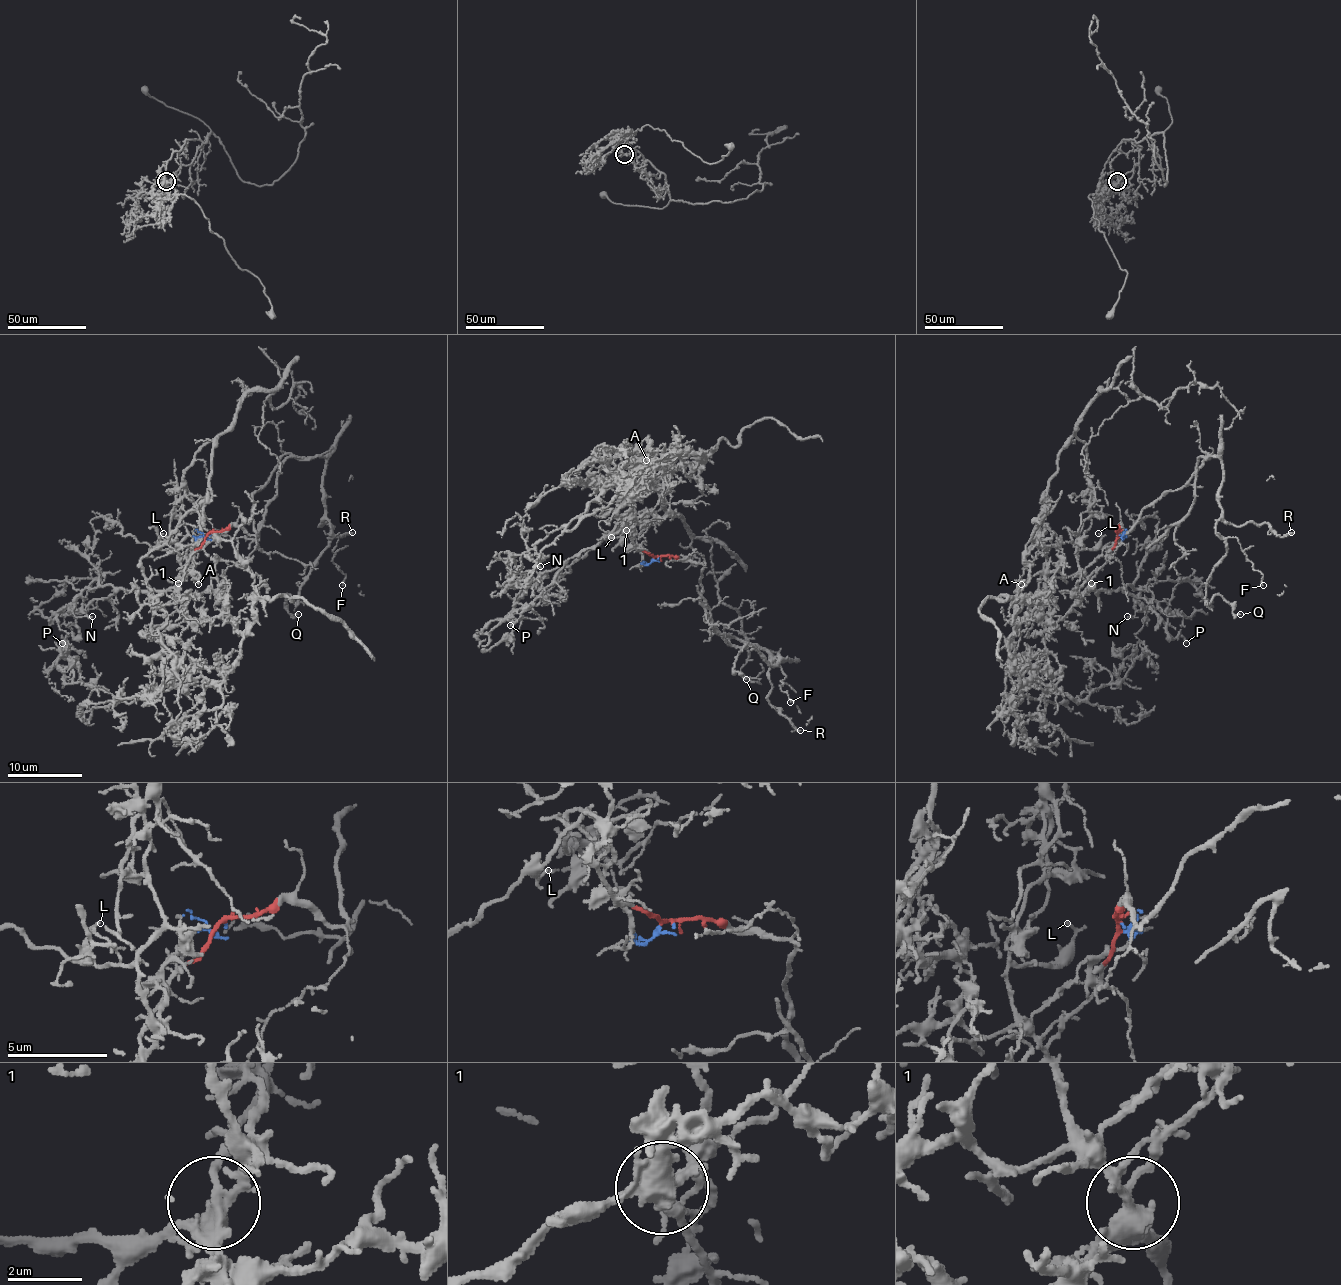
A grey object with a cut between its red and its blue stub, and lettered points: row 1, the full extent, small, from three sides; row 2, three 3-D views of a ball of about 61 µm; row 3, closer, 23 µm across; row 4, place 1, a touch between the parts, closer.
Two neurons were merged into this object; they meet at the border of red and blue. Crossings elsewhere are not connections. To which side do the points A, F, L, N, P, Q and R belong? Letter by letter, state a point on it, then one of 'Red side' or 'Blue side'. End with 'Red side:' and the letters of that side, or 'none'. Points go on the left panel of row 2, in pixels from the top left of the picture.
A: Place: (198, 584). Blue side
F: Place: (342, 585). Red side
L: Place: (163, 533). Blue side
N: Place: (92, 616). Blue side
P: Place: (62, 643). Blue side
Q: Place: (298, 614). Red side
R: Place: (352, 532). Red side
Red side: F, Q, R

